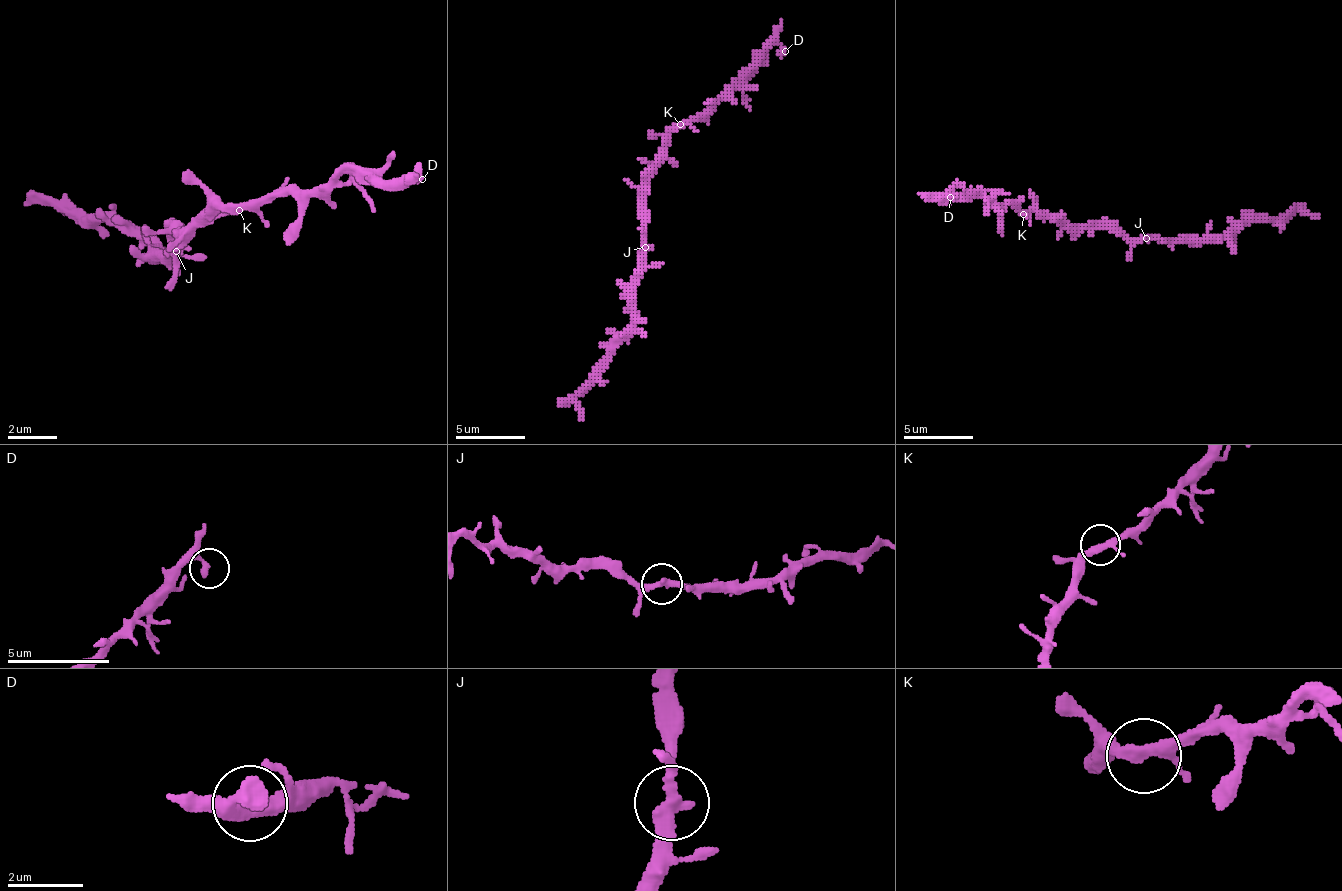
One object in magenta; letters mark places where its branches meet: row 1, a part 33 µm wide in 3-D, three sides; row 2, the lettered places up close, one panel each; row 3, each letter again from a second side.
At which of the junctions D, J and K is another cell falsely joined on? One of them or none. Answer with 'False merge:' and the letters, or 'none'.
False merge: none

